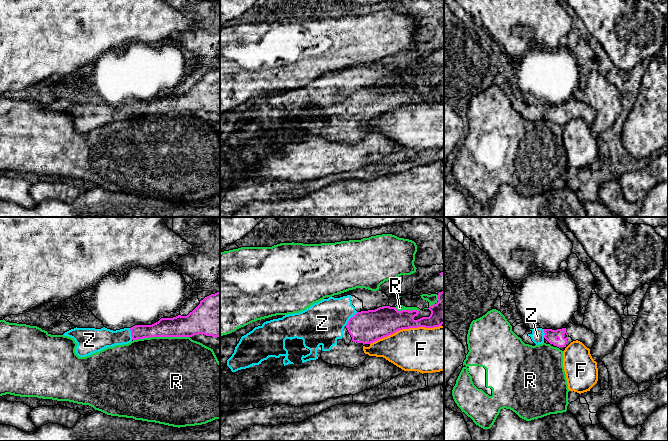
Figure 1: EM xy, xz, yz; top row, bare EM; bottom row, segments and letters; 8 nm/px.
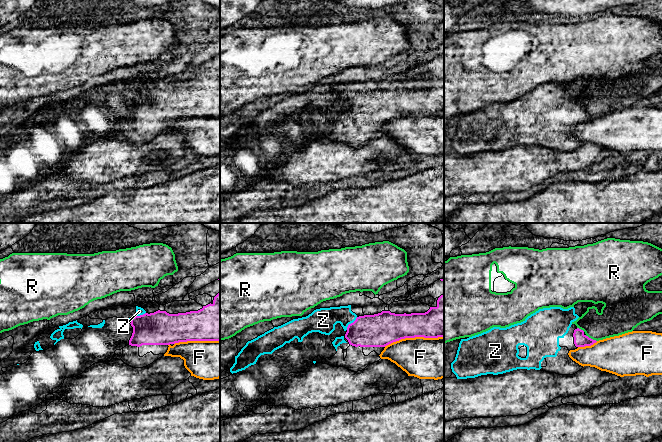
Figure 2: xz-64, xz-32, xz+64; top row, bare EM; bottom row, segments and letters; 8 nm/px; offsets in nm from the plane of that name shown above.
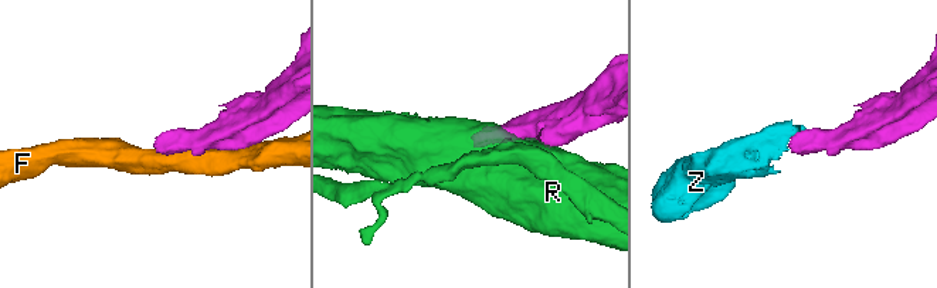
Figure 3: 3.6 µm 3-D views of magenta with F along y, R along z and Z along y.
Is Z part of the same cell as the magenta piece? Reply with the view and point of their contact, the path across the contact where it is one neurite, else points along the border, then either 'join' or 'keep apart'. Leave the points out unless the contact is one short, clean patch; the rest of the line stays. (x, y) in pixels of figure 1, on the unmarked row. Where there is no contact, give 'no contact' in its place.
contact xz (350, 94); way xz (366, 103), (361, 102), (350, 94), (329, 94), (322, 99); join

